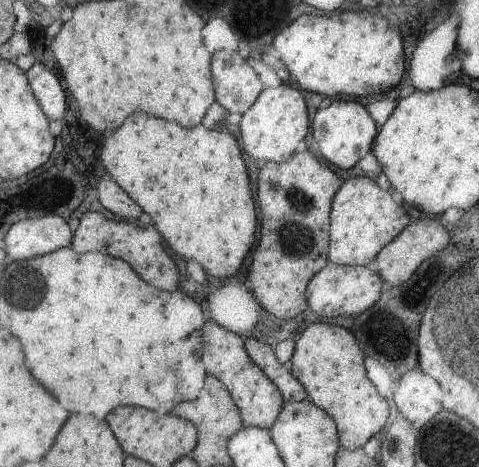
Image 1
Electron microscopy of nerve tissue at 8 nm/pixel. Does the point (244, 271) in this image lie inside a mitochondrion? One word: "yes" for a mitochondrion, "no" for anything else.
no

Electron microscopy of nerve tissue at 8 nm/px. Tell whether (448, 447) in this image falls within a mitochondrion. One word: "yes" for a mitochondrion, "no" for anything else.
yes

